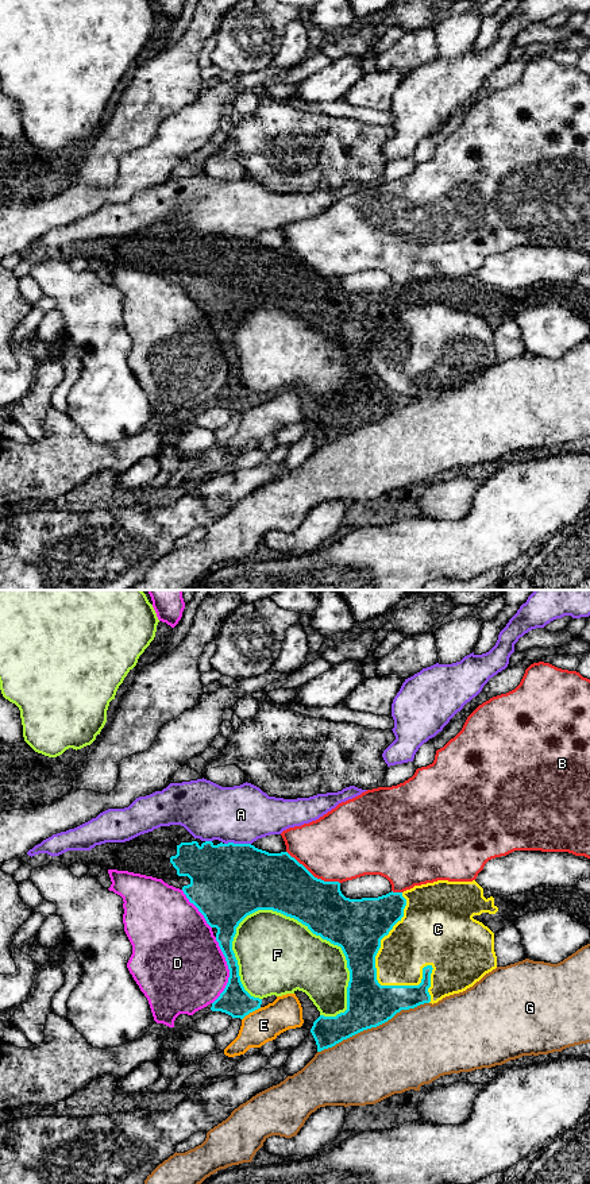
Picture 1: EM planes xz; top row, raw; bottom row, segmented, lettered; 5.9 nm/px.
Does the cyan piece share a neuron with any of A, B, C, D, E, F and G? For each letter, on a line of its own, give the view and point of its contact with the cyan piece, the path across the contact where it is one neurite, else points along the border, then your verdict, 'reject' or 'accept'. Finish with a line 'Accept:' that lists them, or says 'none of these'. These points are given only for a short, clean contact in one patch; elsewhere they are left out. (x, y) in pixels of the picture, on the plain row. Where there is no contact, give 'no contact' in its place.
A: contact xz (236, 239); reject
B: contact xz (312, 270); reject
C: contact xz (384, 381); accept
D: contact xz (230, 366); reject
E: contact xz (251, 407); reject
F: contact xz (322, 332); reject
G: contact xz (373, 421); reject
Accept: C

